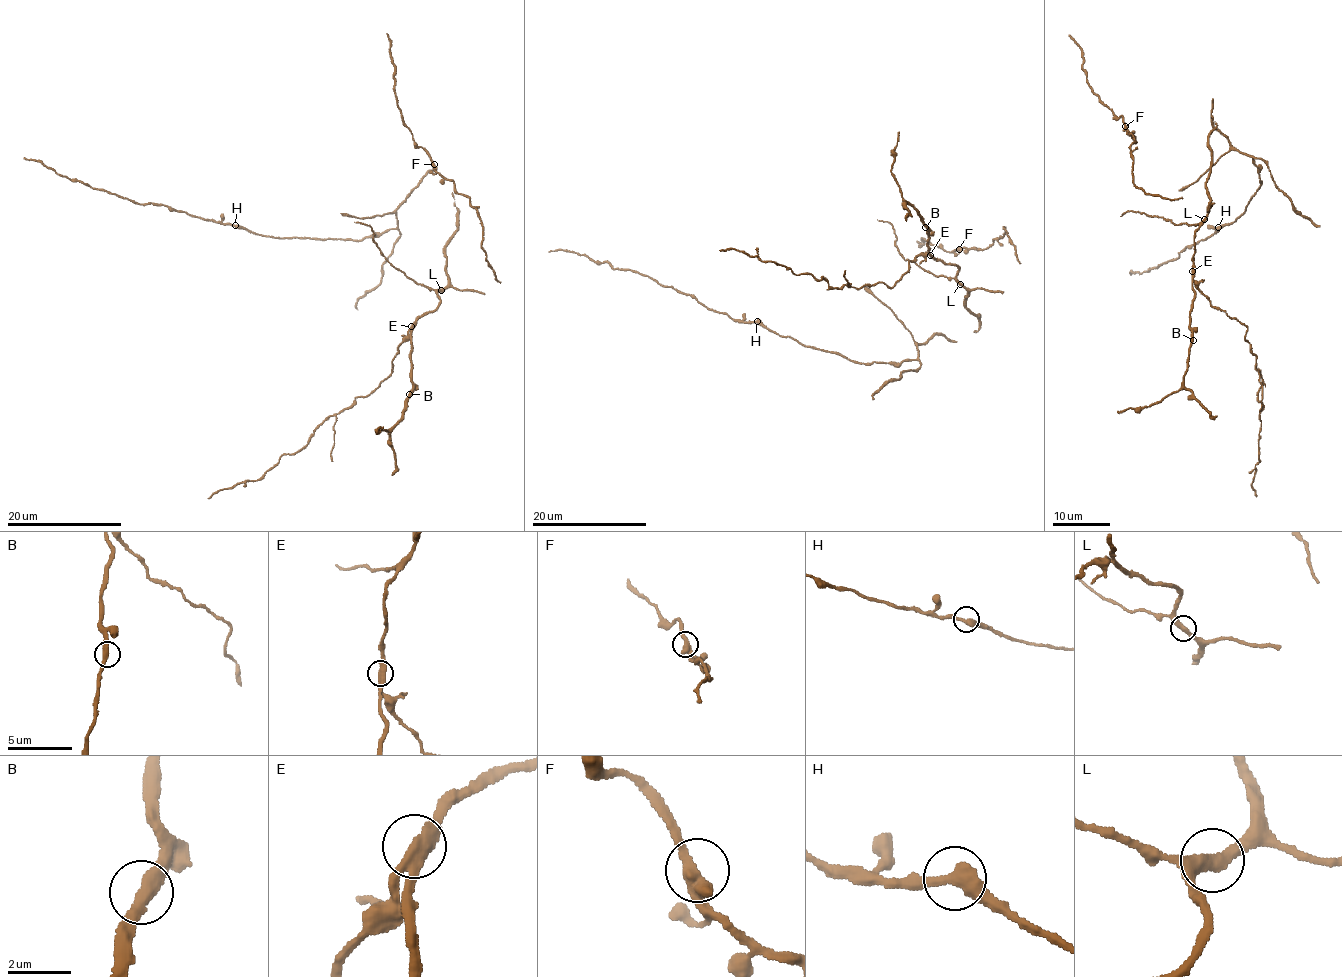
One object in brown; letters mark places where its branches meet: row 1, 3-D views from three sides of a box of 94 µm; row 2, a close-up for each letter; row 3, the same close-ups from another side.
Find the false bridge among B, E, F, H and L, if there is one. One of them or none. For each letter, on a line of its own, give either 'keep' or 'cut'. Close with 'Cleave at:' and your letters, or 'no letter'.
B: keep
E: cut
F: keep
H: keep
L: keep
Cleave at: E

